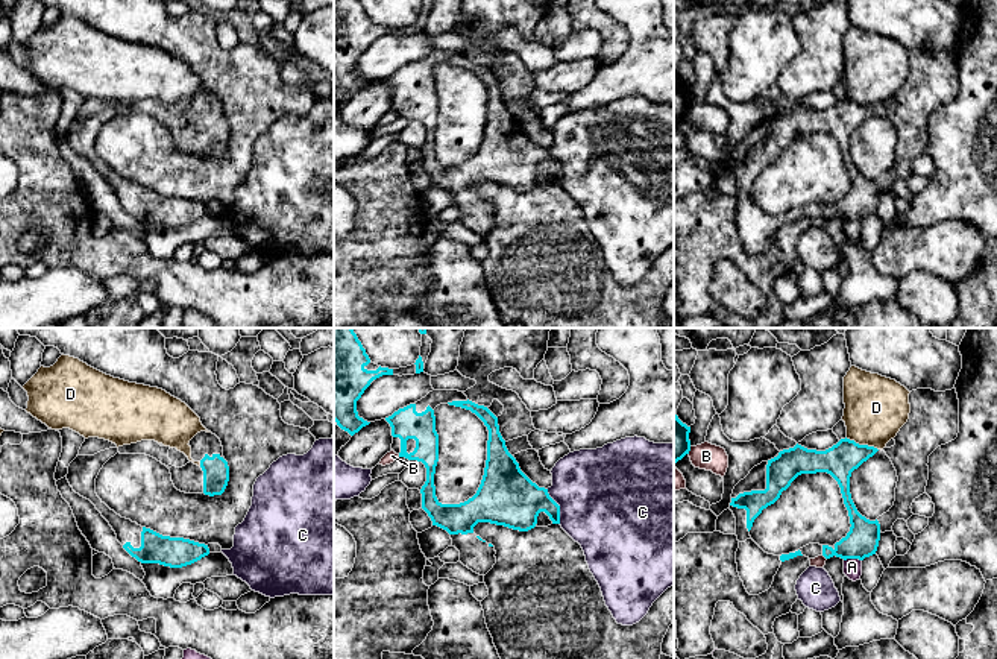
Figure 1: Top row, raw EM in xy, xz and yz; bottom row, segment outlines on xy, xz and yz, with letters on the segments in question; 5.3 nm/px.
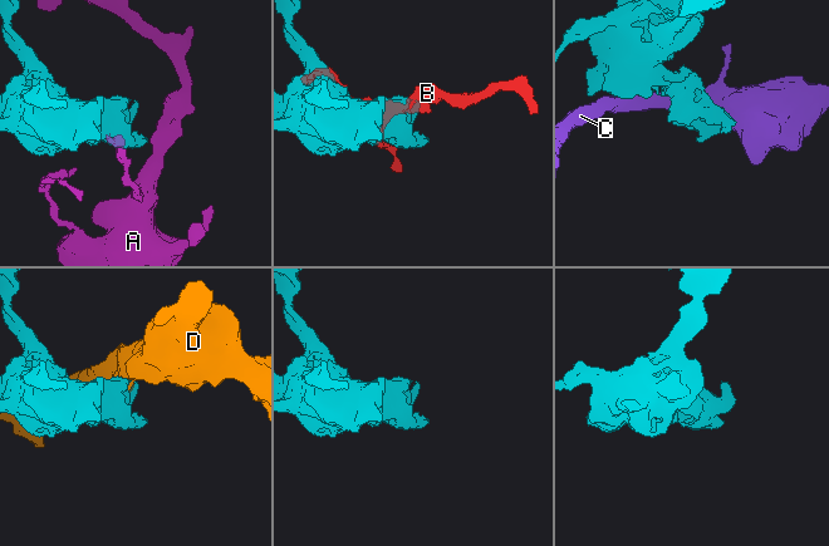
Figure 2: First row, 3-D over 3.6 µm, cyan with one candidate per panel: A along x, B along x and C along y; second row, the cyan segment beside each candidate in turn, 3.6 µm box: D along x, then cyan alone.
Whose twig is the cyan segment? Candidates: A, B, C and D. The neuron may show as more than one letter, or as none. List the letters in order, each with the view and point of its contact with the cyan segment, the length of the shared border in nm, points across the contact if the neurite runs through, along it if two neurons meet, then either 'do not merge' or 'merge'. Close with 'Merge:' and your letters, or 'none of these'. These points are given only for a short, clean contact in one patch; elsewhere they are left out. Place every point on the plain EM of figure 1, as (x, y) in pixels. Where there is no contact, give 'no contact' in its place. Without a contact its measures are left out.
A: yz (852, 217) | 100 nm | along yz (861, 219), (844, 220) | do not merge
B: yz (824, 216) | 40 nm | do not merge
C: xz (559, 166) | 200 nm | do not merge
D: yz (862, 105) | 190 nm | do not merge
Merge: none of these

